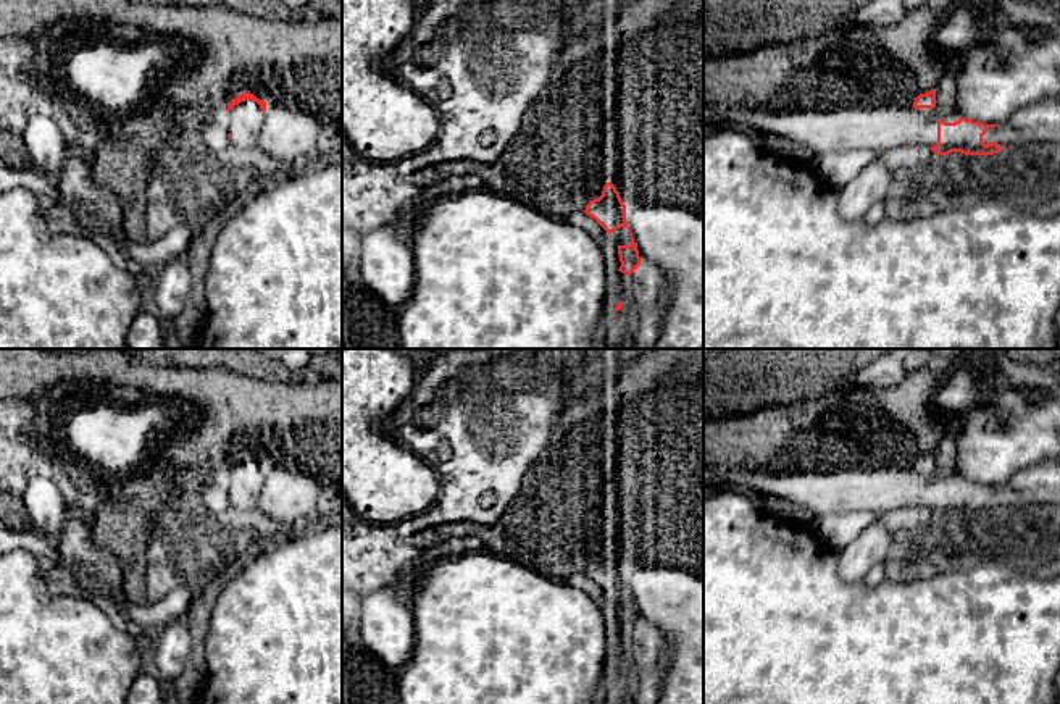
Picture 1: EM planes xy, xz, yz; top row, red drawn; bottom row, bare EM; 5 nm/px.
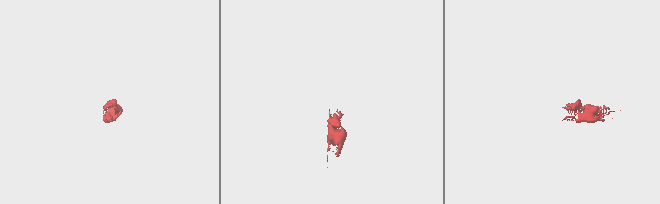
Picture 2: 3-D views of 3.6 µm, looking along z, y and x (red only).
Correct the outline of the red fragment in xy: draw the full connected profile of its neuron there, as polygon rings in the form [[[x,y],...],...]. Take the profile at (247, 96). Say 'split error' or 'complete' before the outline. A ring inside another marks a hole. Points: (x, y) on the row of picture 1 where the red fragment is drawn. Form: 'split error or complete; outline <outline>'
split error; outline [[[245,92],[227,103],[224,121],[231,144],[253,149],[263,128],[266,102]]]

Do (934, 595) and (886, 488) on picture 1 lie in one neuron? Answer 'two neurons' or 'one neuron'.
two neurons

